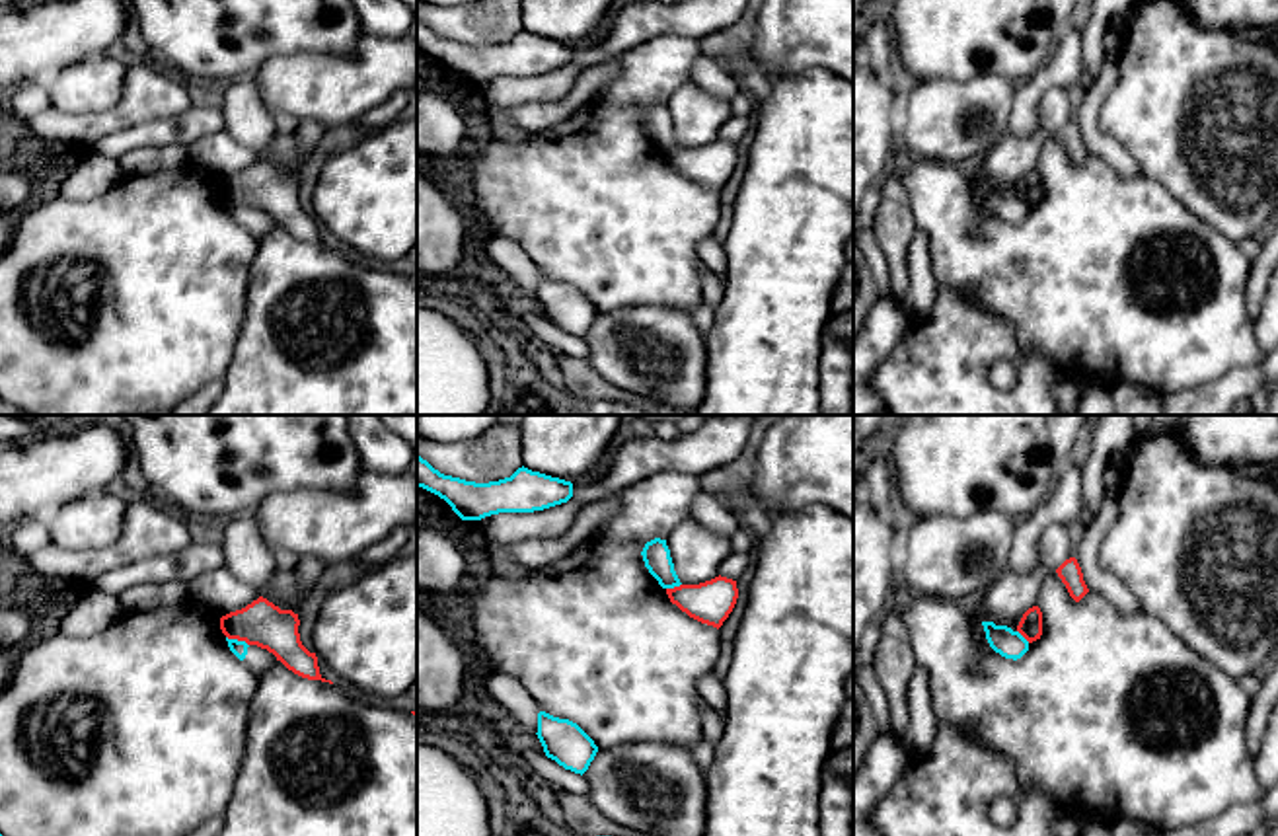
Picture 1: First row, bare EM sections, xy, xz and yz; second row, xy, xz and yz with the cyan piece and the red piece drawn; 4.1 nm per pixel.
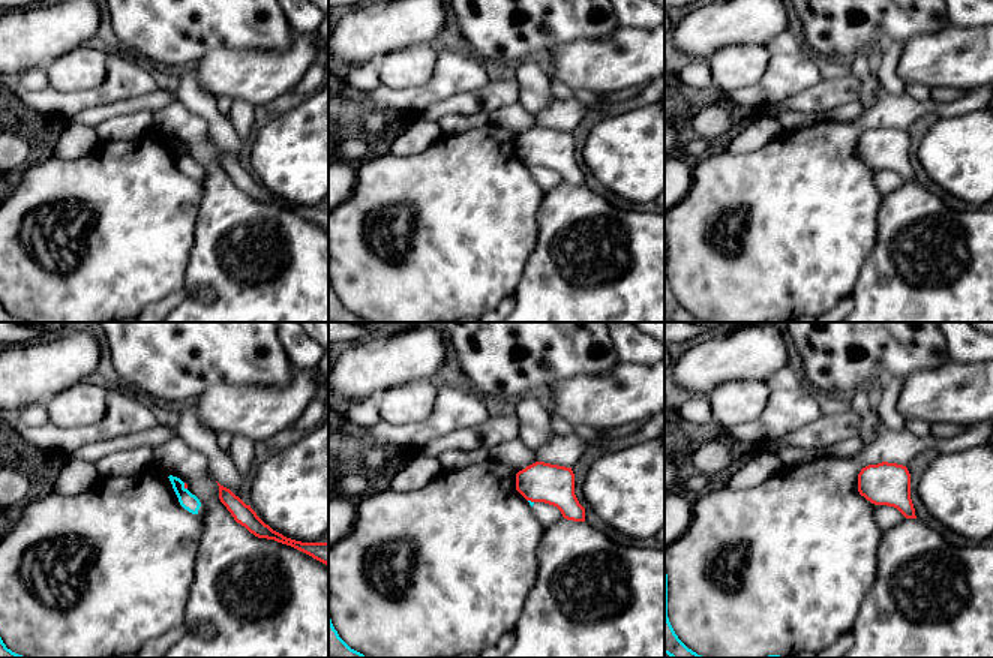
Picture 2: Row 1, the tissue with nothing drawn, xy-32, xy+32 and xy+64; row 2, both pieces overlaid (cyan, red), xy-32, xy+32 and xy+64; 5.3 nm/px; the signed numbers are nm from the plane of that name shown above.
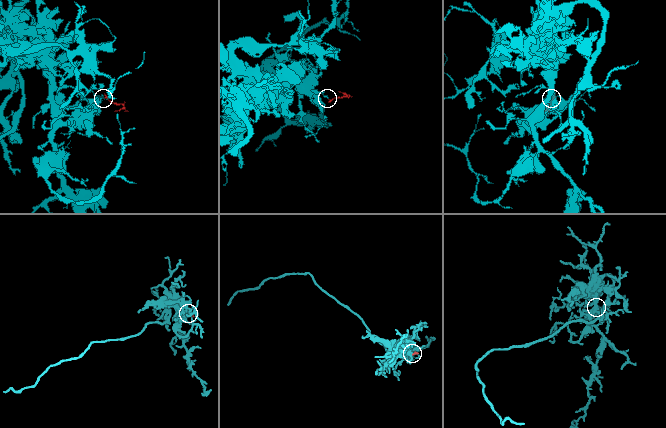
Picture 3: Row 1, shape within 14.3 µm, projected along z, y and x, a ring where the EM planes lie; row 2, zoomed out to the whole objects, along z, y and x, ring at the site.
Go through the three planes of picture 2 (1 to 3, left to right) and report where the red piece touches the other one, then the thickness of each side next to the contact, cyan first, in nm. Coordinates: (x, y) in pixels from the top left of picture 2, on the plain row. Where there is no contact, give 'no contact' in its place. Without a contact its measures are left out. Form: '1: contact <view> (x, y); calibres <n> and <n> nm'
1: contact xy-32 (183, 150); calibres 90 and 20 nm
2: contact xy+32 (530, 165); calibres 20 and 220 nm
3: no contact

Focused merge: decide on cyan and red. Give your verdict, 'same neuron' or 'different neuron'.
different neuron

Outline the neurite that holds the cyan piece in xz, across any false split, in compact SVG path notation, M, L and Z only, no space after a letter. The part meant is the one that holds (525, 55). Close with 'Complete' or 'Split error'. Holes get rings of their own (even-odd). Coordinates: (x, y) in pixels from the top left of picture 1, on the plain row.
M417 18L417 51L444 62L462 84L481 84L499 76L544 74L573 60L573 47L528 31L510 41L475 47L444 39Z. Complete

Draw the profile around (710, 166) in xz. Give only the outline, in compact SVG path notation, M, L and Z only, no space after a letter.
M719 138L699 148L666 152L666 158L690 181L719 193L736 168L738 152L736 144Z

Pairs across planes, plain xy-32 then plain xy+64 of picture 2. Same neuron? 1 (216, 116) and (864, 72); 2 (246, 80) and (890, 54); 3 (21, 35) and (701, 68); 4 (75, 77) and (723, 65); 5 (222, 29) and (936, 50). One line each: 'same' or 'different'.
1: same
2: different
3: different
4: same
5: different

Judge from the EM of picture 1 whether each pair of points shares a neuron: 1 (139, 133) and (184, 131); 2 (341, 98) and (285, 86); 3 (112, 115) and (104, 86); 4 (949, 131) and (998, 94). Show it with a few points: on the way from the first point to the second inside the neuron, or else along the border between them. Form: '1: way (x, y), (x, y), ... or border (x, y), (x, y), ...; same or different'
1: way (150, 133), (172, 131); same
2: way (328, 88), (299, 86); same
3: border (127, 65), (123, 94), (112, 106), (65, 114); different
4: way (957, 117), (965, 106), (984, 102); same

